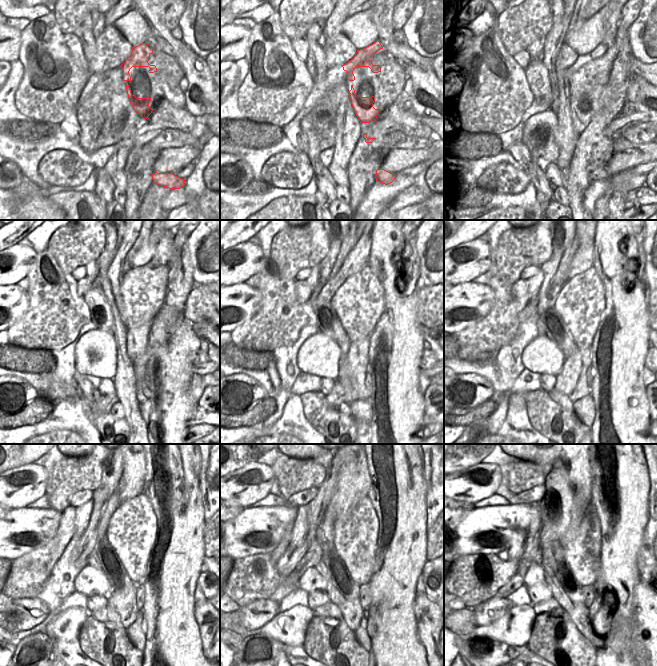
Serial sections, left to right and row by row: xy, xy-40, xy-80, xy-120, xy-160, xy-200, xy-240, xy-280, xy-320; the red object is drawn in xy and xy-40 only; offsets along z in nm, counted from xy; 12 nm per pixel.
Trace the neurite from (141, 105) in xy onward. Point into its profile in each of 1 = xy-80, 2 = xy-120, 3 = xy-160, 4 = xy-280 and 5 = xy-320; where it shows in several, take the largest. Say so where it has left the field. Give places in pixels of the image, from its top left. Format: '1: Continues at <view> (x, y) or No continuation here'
1: Continues at xy-80 (586, 109)
2: Continues at xy-120 (137, 336)
3: Continues at xy-160 (357, 361)
4: Continues at xy-280 (352, 611)
5: Continues at xy-320 (579, 616).

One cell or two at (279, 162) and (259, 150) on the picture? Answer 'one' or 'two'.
two

